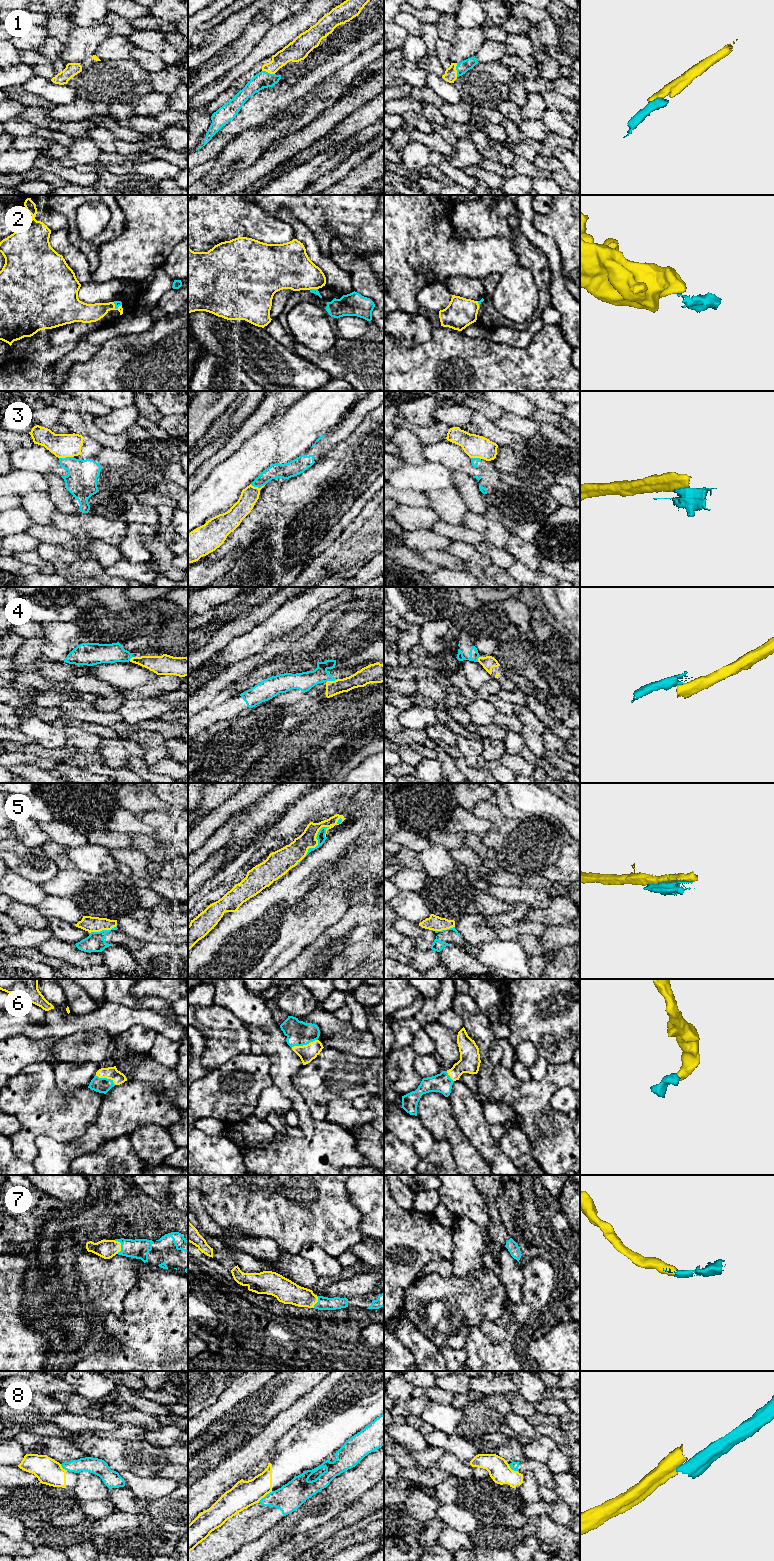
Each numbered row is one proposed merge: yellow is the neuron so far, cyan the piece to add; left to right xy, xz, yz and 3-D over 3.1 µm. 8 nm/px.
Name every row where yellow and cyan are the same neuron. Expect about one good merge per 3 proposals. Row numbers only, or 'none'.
1, 6, 7

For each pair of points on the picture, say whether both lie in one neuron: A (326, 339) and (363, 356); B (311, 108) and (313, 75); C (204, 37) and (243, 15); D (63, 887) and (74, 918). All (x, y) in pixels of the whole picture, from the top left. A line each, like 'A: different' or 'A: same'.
A: different
B: different
C: different
D: different

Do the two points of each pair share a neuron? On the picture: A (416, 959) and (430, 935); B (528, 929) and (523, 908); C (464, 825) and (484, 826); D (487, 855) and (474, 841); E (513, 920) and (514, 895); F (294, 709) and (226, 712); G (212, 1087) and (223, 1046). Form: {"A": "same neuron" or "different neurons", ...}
{"A": "different neurons", "B": "different neurons", "C": "same neuron", "D": "same neuron", "E": "different neurons", "F": "same neuron", "G": "different neurons"}

